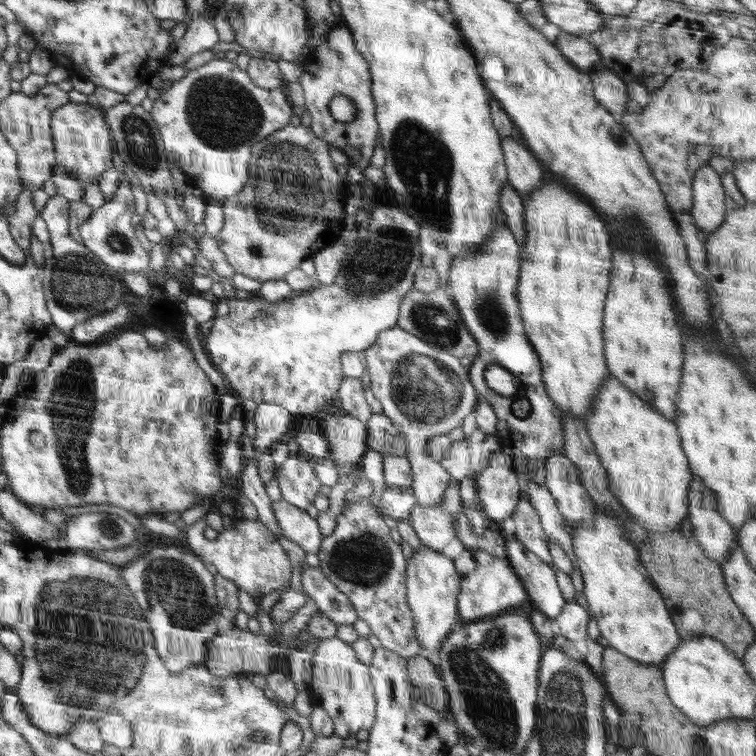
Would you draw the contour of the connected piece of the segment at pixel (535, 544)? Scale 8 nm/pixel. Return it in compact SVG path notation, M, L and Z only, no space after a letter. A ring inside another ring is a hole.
M522 494L511 517L516 524L515 539L532 554L538 555L545 563L553 567L549 540L543 531L538 513L529 499L522 497Z

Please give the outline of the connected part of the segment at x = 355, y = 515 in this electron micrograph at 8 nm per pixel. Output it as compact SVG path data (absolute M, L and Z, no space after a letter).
M365 497L354 501L352 505L345 505L344 511L336 517L337 525L330 536L324 537L318 558L319 567L324 576L340 591L343 592L355 608L358 618L365 620L371 633L380 640L382 646L402 655L405 659L424 654L415 633L415 622L412 611L408 606L406 591L406 565L400 544L394 542L390 536L390 528L382 519L382 513Z

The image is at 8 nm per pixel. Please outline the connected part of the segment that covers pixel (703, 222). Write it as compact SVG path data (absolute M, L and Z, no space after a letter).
M708 164L701 166L693 178L693 207L689 214L704 232L715 231L728 212L721 176Z

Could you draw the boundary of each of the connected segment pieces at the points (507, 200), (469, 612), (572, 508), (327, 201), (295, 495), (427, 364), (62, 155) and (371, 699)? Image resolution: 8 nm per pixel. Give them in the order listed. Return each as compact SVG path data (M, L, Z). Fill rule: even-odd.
M509 183L499 190L499 194L501 211L507 218L507 227L512 231L518 246L522 248L526 238L522 199L518 196L517 190Z
M468 549L453 559L461 580L457 607L459 618L465 622L486 620L519 611L519 606L529 598L523 584L506 559L488 554L482 549Z
M553 454L546 460L546 488L555 498L560 514L578 526L589 521L596 504L581 484L580 472L565 454Z
M292 123L251 148L248 180L238 194L221 202L224 222L216 238L219 249L236 273L261 283L280 280L291 270L299 268L303 260L312 259L317 252L341 239L346 180L336 171L329 148L330 145L316 136L311 127Z
M290 454L275 470L274 477L281 487L281 498L302 510L312 504L322 486L314 468L307 461L301 461L298 454Z
M398 325L378 334L374 344L362 352L365 364L370 373L370 390L372 395L382 404L383 414L392 422L405 440L405 456L412 468L412 485L415 499L420 506L437 505L444 492L450 486L450 474L438 463L430 458L428 439L443 436L451 430L462 426L466 418L477 406L480 398L474 385L470 382L468 368L464 367L458 357L451 355L444 349L433 347L430 343L416 338Z
M70 101L58 107L52 116L53 145L56 147L57 164L65 168L68 176L82 184L96 184L104 170L113 167L112 146L110 145L111 130L104 120L102 110L95 109L90 103L75 103Z
M338 637L326 638L317 644L313 656L314 688L320 706L333 720L333 734L348 738L359 730L370 730L375 721L376 701L369 666L358 660L356 651Z

